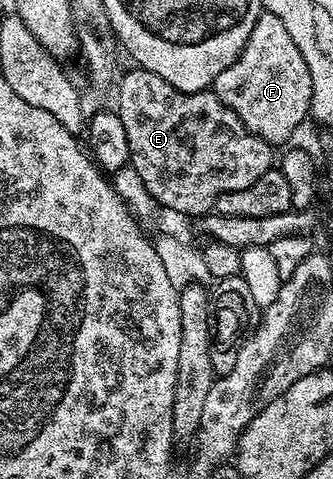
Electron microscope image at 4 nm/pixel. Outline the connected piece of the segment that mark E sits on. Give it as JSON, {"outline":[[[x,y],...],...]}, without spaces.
{"outline":[[[132,66],[124,77],[119,77],[119,82],[114,108],[122,118],[122,126],[126,126],[126,142],[130,142],[130,165],[138,172],[146,190],[161,209],[169,208],[180,216],[203,218],[215,209],[222,194],[230,194],[230,190],[246,190],[250,182],[258,182],[262,174],[273,168],[273,145],[248,131],[238,114],[227,108],[215,92],[183,92],[170,86],[166,78],[158,78],[158,74],[139,66]]]}

